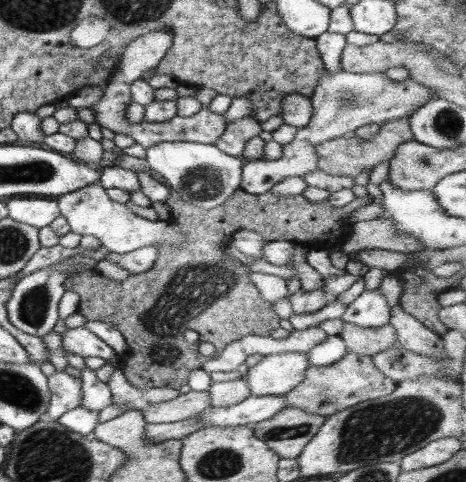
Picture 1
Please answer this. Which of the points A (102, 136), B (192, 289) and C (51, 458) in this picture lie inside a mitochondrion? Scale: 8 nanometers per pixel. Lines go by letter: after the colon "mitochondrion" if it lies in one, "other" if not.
A: other
B: mitochondrion
C: mitochondrion

